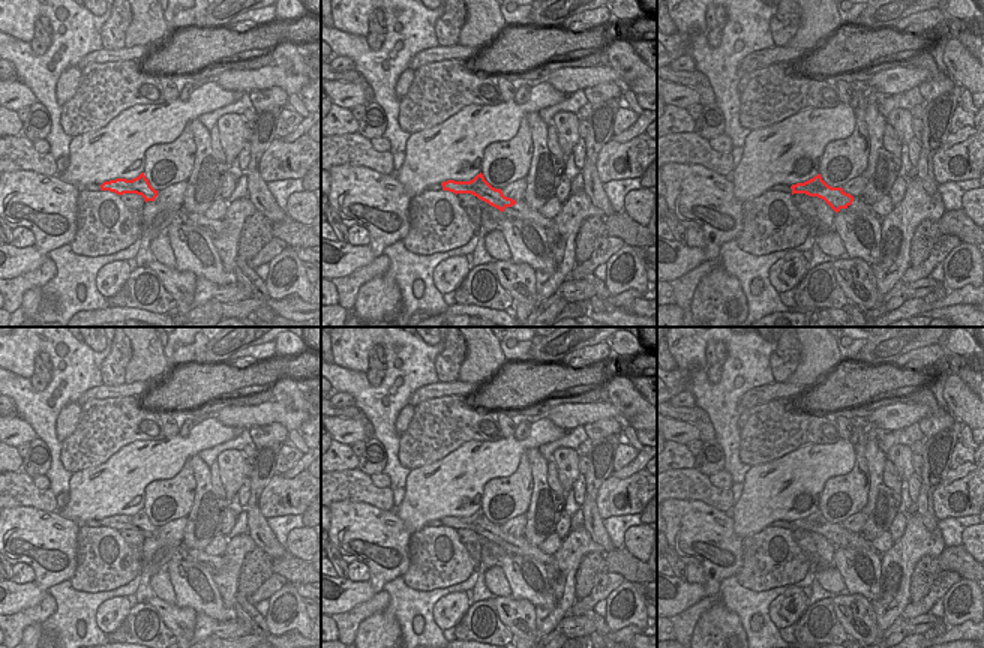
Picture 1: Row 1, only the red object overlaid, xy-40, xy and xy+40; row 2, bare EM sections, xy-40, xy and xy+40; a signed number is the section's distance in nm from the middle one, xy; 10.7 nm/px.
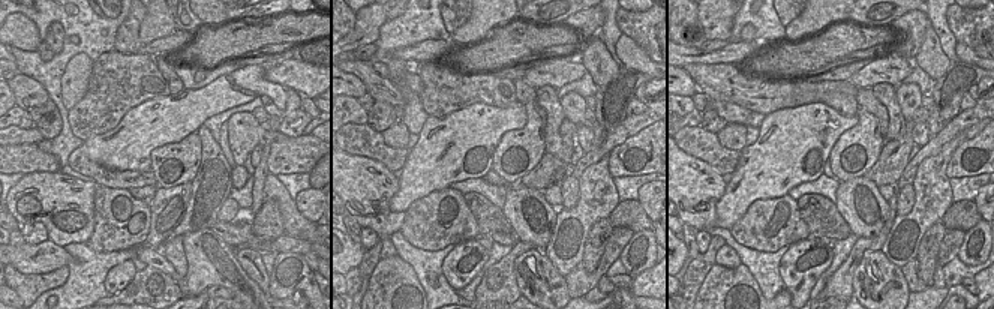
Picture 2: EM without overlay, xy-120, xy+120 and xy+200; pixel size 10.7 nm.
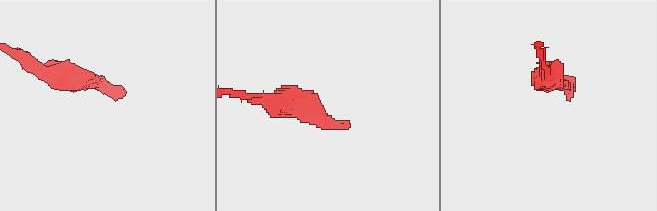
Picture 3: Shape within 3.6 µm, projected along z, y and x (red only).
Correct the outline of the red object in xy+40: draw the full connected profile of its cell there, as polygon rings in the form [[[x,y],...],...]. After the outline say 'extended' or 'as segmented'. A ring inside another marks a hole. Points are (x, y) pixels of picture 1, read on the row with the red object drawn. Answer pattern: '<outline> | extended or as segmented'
[[[820,174],[813,178],[790,186],[794,194],[806,194],[824,200],[836,213],[872,214],[876,216],[872,206],[862,198],[846,194],[842,188],[828,186]]] | extended

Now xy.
[[[477,174],[470,182],[454,182],[447,180],[441,183],[442,190],[448,190],[453,194],[471,194],[478,200],[488,202],[489,206],[498,208],[506,219],[508,220],[531,220],[546,231],[554,225],[552,219],[543,218],[537,210],[532,210],[526,206],[524,200],[514,201],[502,195],[501,189],[492,188],[483,177],[483,174]]] | extended

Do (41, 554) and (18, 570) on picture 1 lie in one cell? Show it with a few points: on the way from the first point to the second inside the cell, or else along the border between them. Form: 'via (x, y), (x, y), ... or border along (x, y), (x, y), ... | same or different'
border along (15, 563), (26, 563), (32, 569), (35, 581) | different

